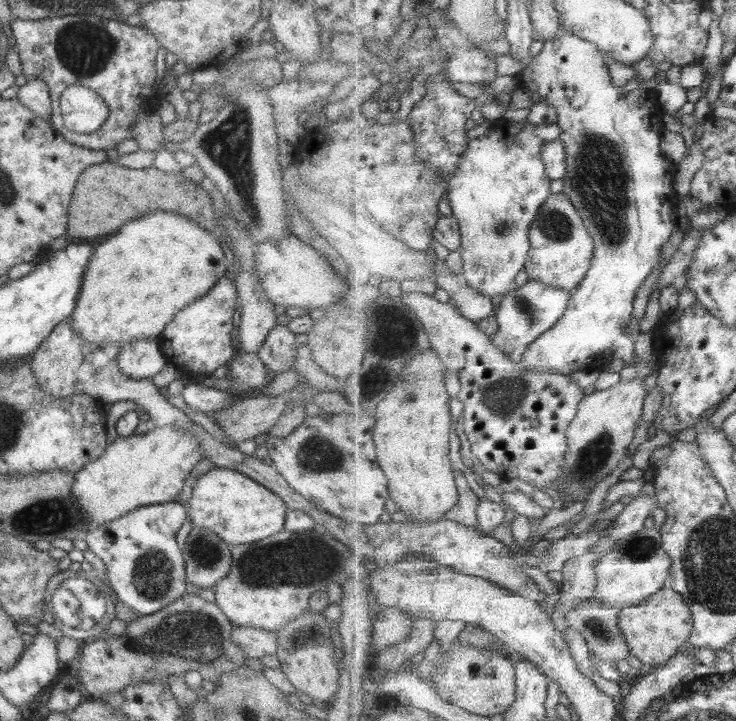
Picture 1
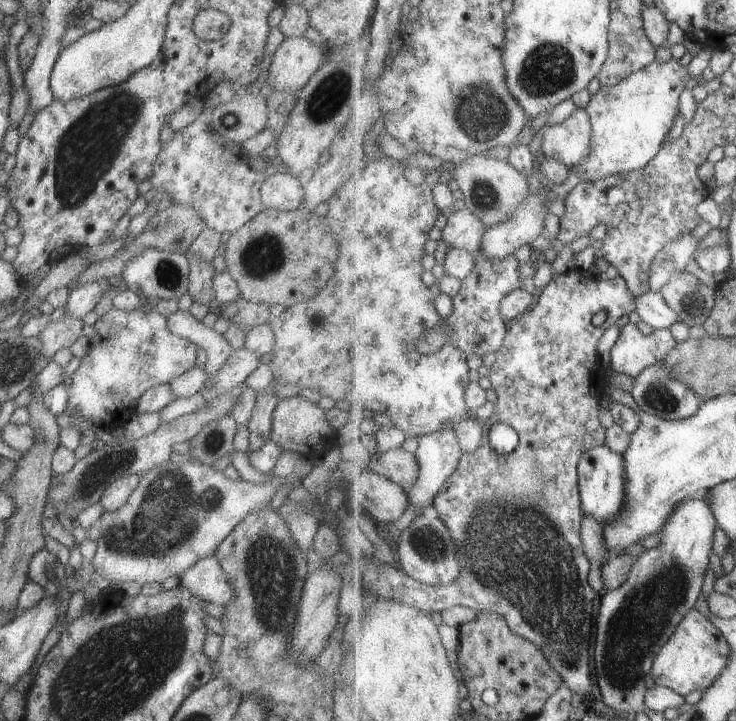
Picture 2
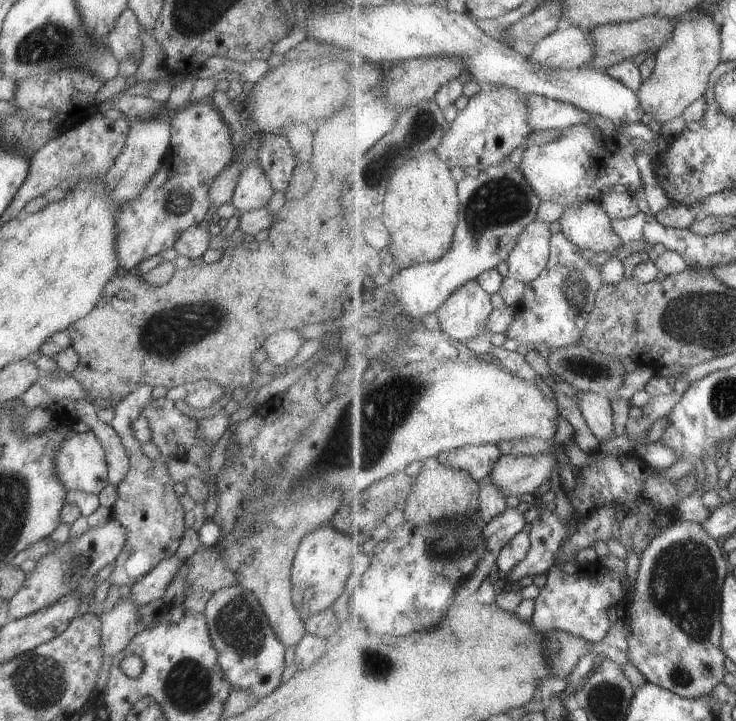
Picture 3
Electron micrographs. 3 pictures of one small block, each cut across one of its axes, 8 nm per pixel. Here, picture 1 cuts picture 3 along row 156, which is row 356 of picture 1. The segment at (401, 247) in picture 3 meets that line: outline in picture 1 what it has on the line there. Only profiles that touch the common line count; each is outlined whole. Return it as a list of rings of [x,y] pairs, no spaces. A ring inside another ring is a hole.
[[[425,350],[417,356],[403,372],[401,382],[375,410],[376,428],[374,441],[378,448],[378,460],[390,480],[391,509],[411,515],[409,520],[416,523],[437,522],[444,518],[459,502],[459,491],[455,486],[455,474],[449,460],[449,436],[453,426],[449,392],[445,386],[445,369],[442,358],[434,350]]]

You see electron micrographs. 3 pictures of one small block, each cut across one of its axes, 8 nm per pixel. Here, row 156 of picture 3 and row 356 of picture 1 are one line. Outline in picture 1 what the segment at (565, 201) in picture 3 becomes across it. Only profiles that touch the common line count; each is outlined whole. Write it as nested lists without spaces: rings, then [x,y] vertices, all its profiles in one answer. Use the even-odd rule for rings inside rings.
[[[562,24],[562,29],[559,31],[558,36],[554,40],[545,41],[541,52],[534,56],[527,62],[527,65],[520,73],[522,84],[533,92],[537,92],[544,96],[544,100],[557,109],[558,119],[557,124],[561,127],[561,137],[565,145],[567,155],[567,172],[562,178],[563,192],[574,201],[575,208],[578,209],[587,230],[590,235],[594,237],[594,259],[592,260],[592,267],[586,274],[586,279],[578,286],[578,288],[572,292],[570,298],[569,307],[567,307],[566,315],[562,320],[559,320],[558,324],[551,328],[548,332],[545,332],[536,343],[532,343],[529,350],[525,352],[523,360],[519,363],[523,366],[527,366],[527,371],[535,371],[535,373],[559,373],[563,375],[570,375],[575,372],[581,371],[597,371],[601,365],[611,360],[622,360],[625,364],[631,363],[637,358],[636,353],[636,339],[629,337],[626,334],[627,328],[629,328],[629,322],[633,314],[633,300],[637,296],[637,290],[641,288],[641,284],[645,282],[645,278],[651,274],[651,270],[661,262],[661,246],[667,244],[667,242],[673,239],[673,232],[675,232],[675,224],[673,224],[673,218],[671,218],[671,212],[673,208],[677,208],[682,201],[678,192],[676,191],[676,174],[678,169],[673,168],[673,162],[668,159],[662,151],[662,138],[665,132],[663,116],[665,111],[660,100],[657,99],[657,91],[654,89],[636,88],[632,91],[620,91],[619,87],[613,86],[611,82],[611,76],[603,56],[599,53],[598,46],[583,40],[567,32]]]

